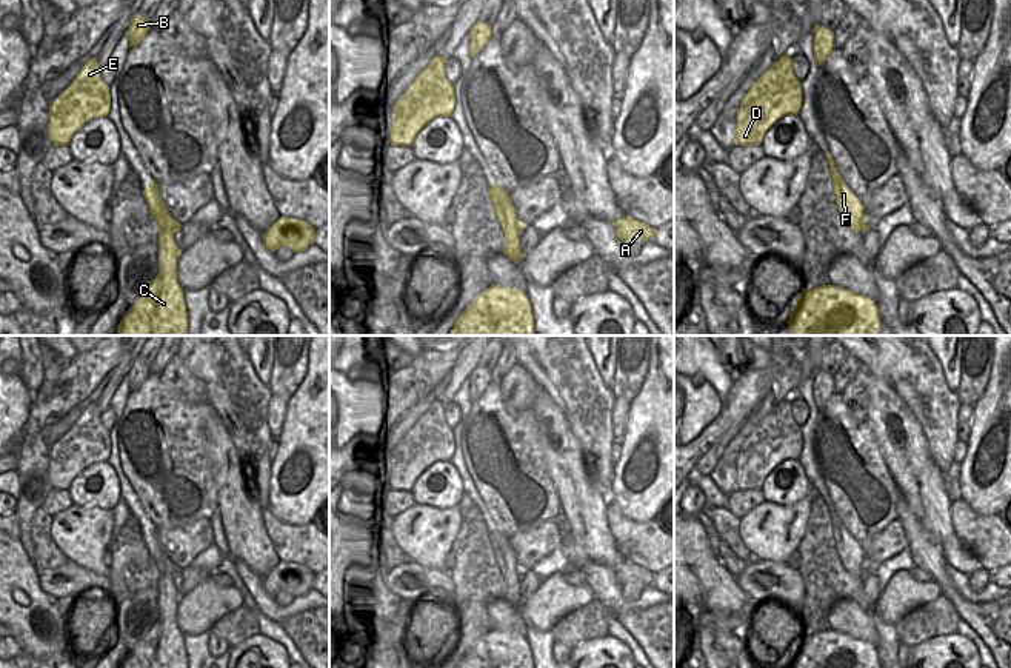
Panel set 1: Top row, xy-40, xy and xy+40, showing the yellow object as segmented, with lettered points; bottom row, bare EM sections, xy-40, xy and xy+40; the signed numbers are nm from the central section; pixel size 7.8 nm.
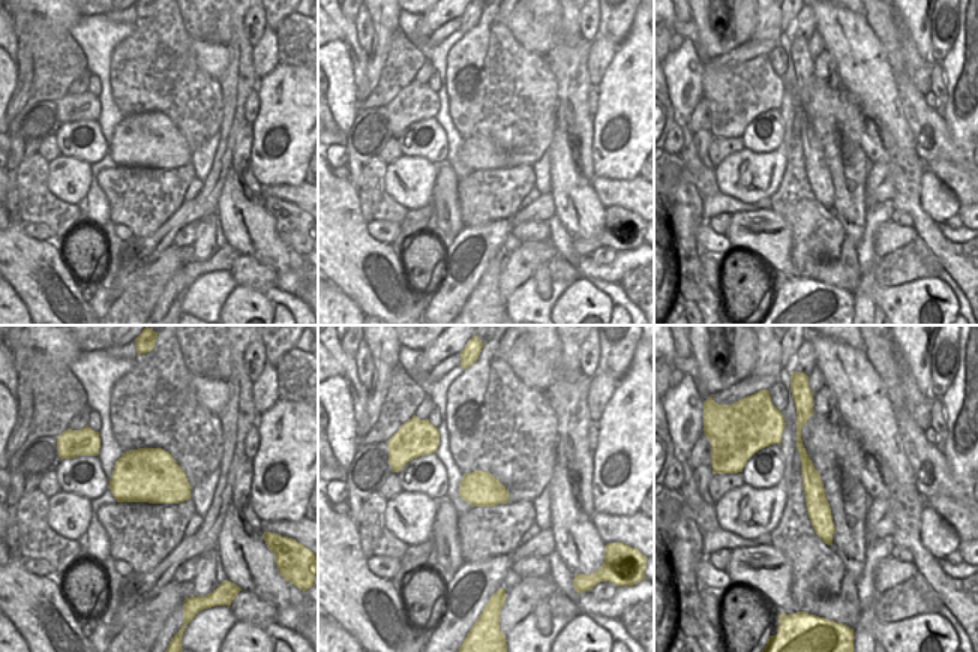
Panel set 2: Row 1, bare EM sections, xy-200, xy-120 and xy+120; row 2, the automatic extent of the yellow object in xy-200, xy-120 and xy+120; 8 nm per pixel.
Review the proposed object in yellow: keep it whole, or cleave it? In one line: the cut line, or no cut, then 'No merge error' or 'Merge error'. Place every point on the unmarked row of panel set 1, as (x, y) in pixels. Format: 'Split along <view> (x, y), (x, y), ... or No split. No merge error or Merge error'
Split along xy-40 (176, 576), (168, 573), (159, 577). Merge error.

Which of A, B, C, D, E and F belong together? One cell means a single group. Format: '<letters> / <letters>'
A C D E / B F

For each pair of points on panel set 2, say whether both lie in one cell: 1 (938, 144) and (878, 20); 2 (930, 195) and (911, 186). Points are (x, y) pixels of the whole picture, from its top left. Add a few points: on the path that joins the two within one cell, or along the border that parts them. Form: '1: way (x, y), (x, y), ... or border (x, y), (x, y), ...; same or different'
1: way (918, 113), (905, 87), (894, 51); same
2: border (924, 170), (921, 179), (921, 207), (936, 222); different

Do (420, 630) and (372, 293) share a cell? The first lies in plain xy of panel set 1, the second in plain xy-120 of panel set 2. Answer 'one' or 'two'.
two

